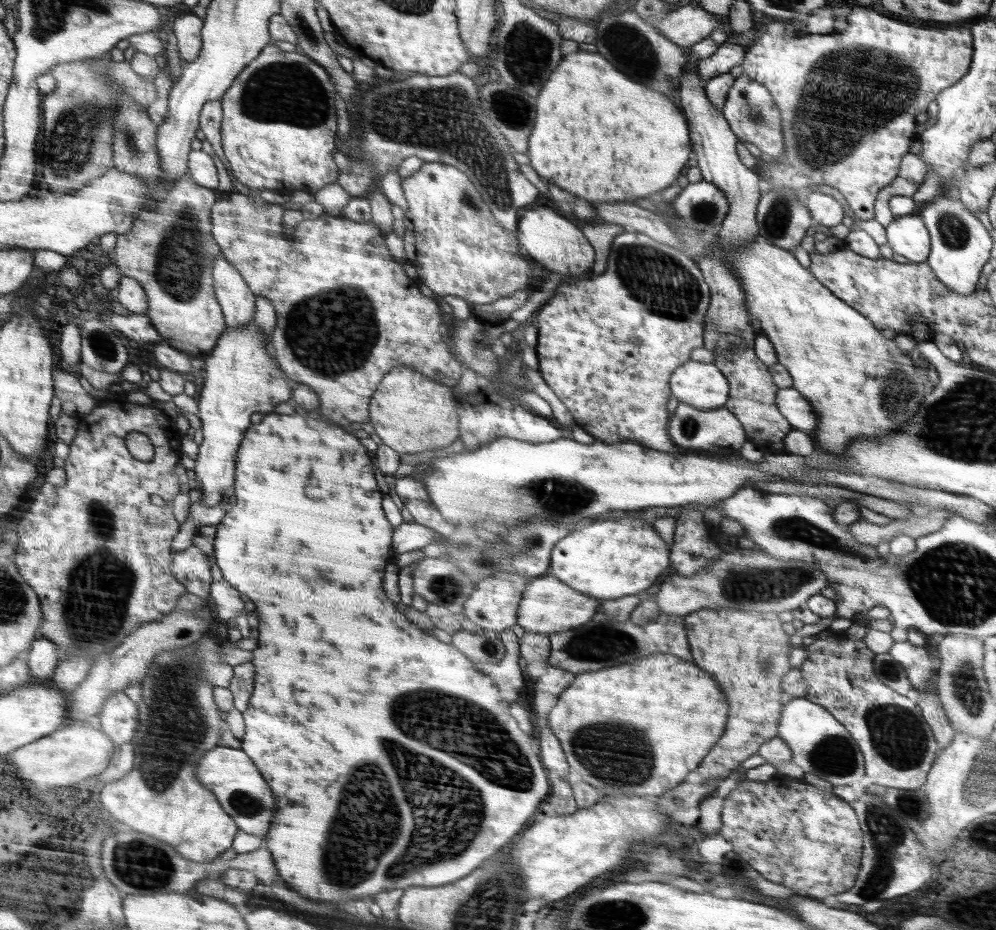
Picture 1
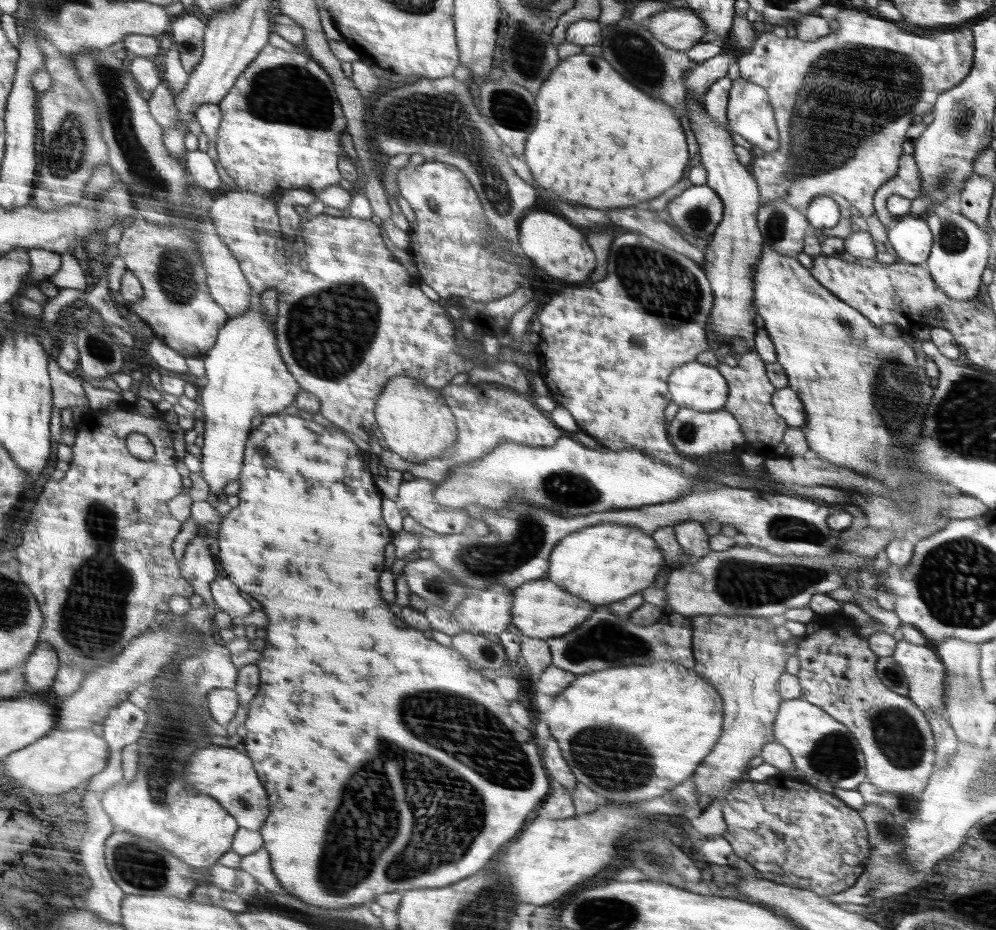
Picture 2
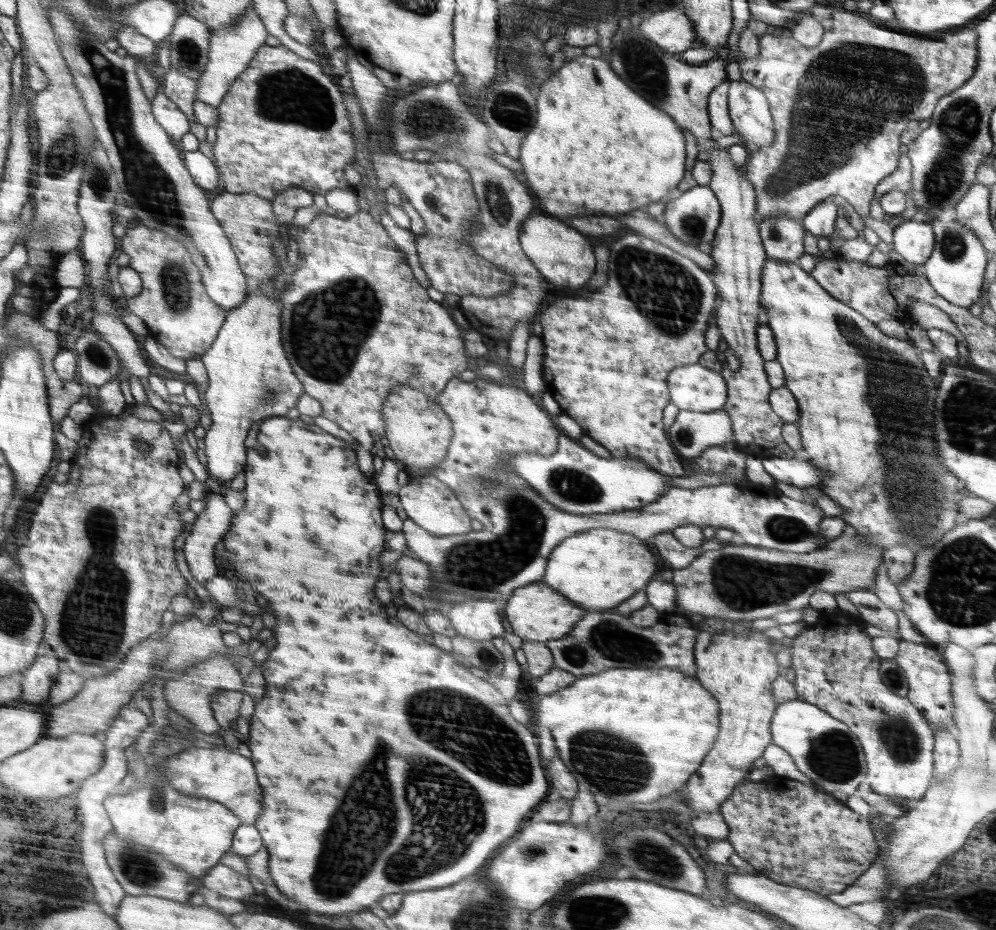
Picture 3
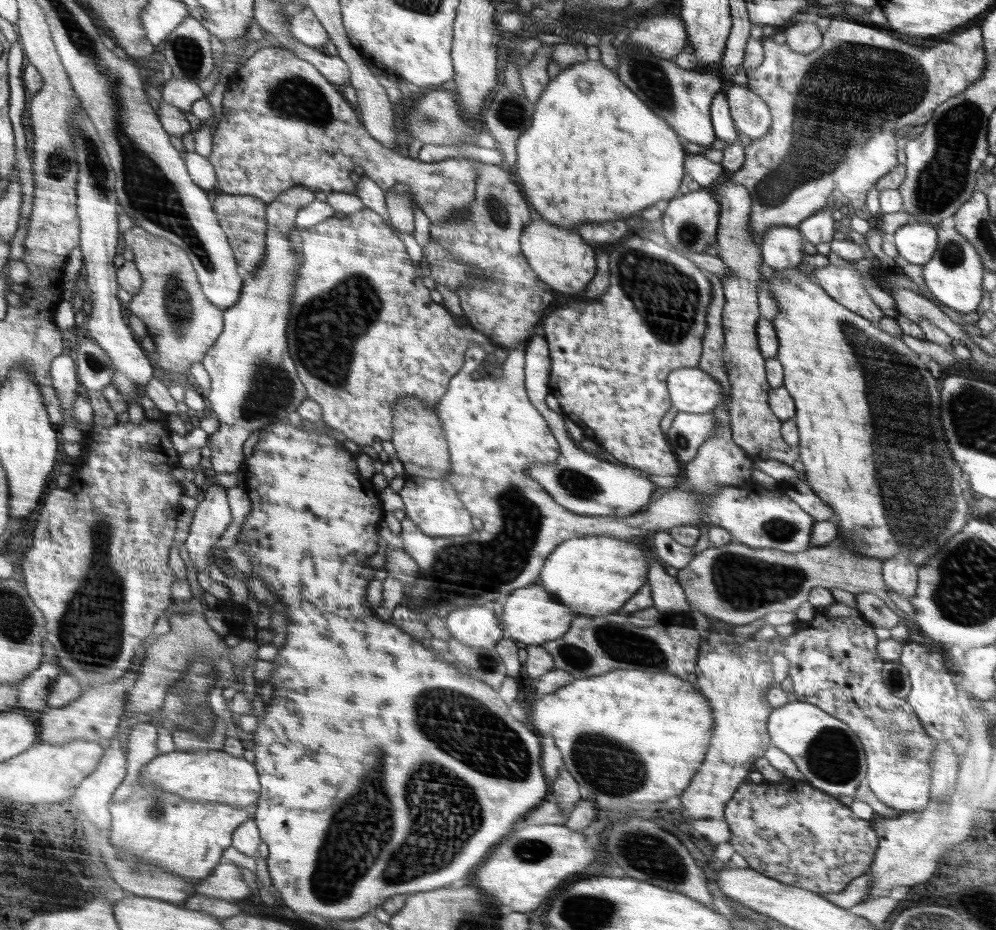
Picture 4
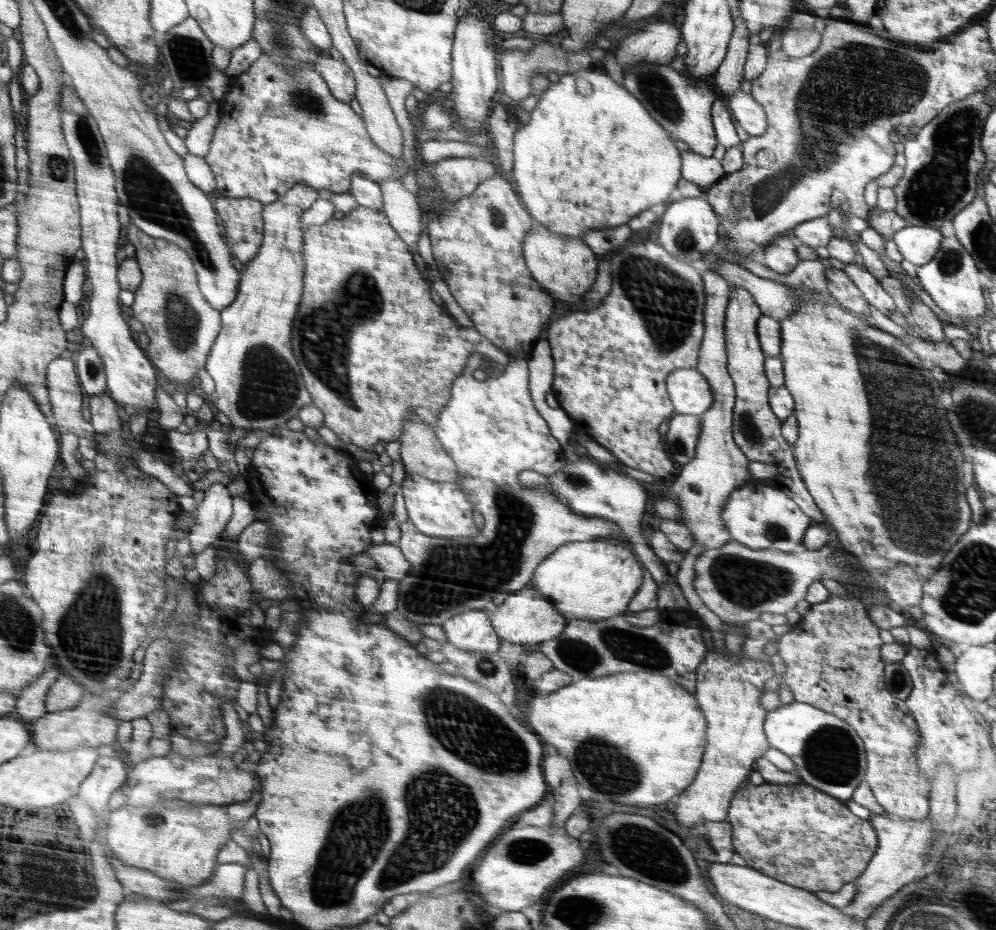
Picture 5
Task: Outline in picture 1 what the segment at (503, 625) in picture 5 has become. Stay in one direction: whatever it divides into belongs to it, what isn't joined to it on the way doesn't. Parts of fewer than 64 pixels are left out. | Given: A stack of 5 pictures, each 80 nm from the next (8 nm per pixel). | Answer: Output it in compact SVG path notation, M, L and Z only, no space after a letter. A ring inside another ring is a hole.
M552 575L536 577L530 580L524 599L520 602L518 626L524 631L550 635L562 633L586 625L602 608L603 600L587 593L578 592L571 585L564 584L559 577Z

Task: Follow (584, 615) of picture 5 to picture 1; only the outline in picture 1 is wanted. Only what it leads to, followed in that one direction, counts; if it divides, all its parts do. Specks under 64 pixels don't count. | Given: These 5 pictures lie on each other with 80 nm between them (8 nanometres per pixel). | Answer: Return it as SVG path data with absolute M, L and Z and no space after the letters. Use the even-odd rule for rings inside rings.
M620 518L594 522L567 535L552 551L550 575L559 577L564 584L578 592L603 601L622 596L639 595L650 588L668 566L671 554L667 544L647 520Z

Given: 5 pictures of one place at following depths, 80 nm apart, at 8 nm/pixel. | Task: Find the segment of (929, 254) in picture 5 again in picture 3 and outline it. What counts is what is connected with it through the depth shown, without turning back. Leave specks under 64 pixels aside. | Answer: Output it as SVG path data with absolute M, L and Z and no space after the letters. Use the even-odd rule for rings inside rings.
M912 218L893 228L892 246L904 260L922 265L935 248L935 233L930 222Z

